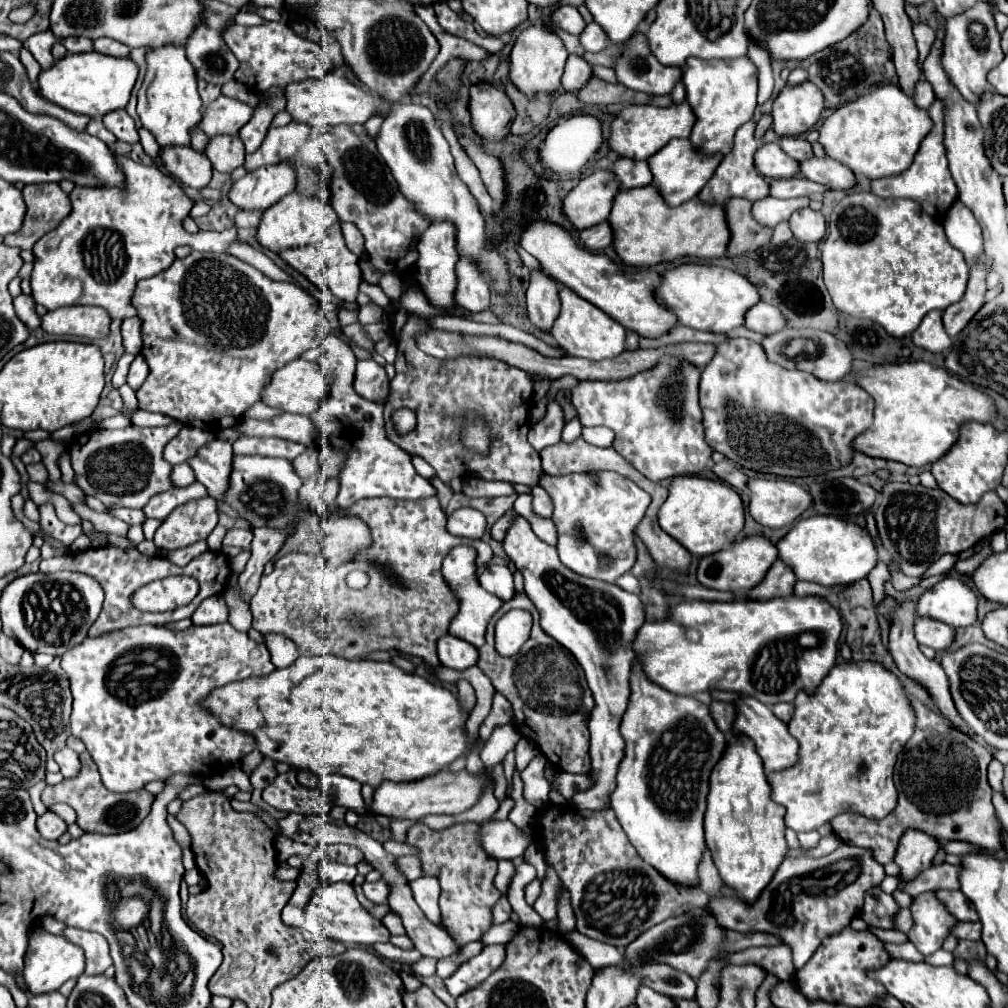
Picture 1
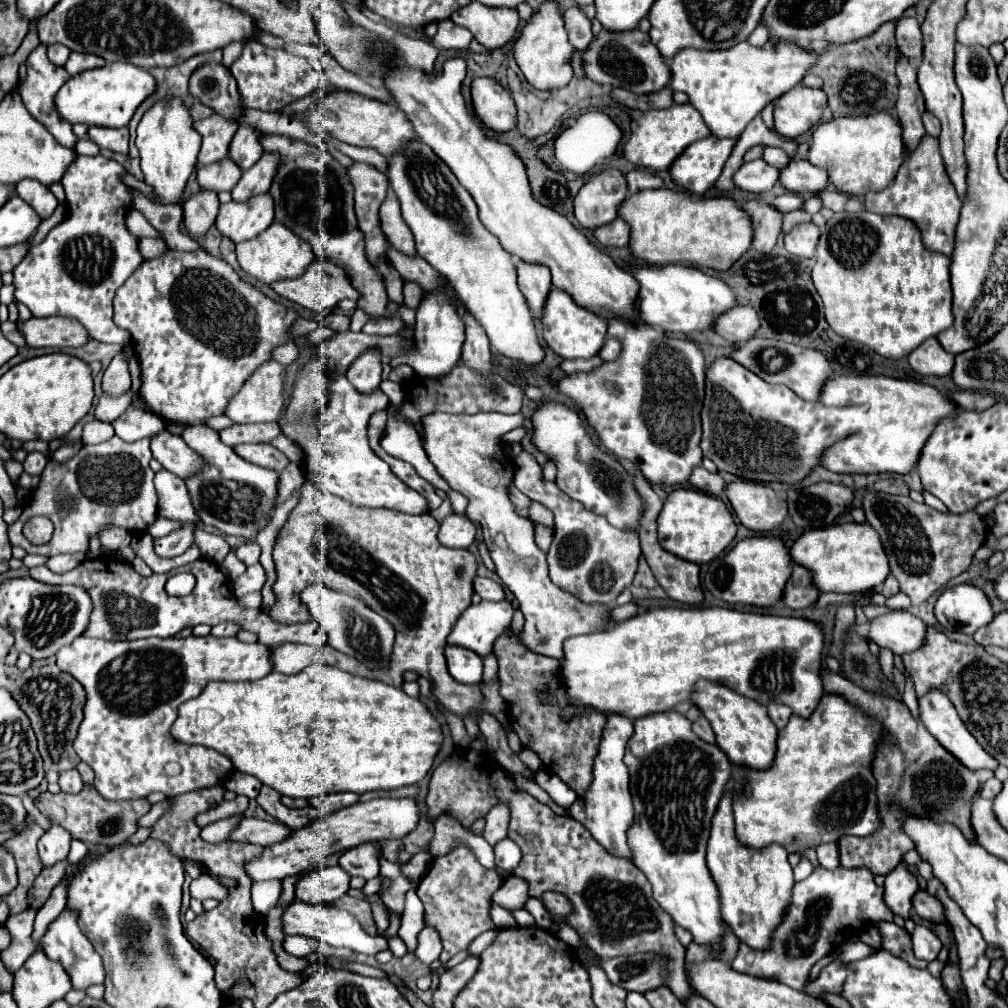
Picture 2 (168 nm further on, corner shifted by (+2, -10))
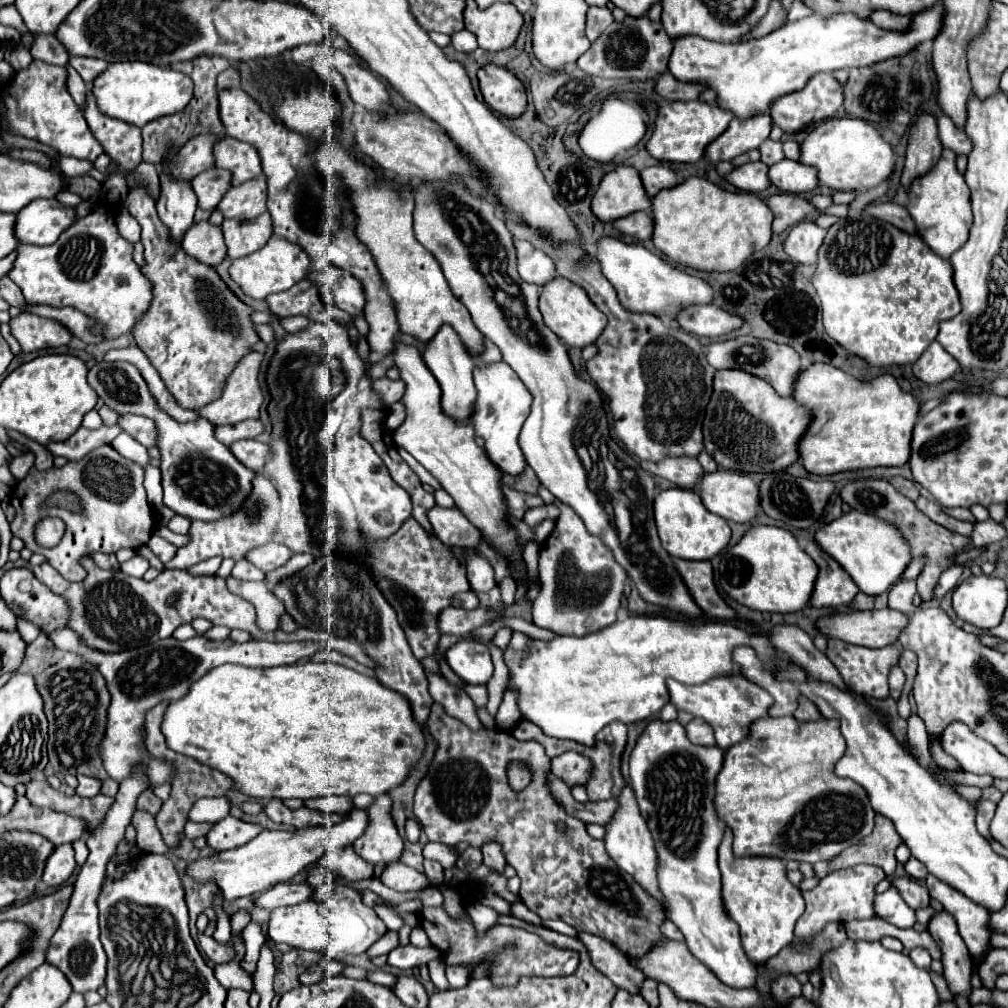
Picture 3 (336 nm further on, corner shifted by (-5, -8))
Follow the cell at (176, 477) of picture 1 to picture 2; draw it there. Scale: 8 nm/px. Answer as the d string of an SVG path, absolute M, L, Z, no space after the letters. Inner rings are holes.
M162 469L154 477L154 485L158 493L158 515L180 523L200 525L200 517L190 503L186 483L180 477Z

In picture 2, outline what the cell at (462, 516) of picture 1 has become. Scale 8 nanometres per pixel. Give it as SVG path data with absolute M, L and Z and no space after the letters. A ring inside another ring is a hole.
M448 515L440 525L438 539L446 547L468 549L476 539L476 525L466 515Z

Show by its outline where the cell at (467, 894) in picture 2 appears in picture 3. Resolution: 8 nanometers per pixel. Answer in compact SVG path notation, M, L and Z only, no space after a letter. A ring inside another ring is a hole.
M443 907L423 909L421 925L423 925L431 945L437 947L439 953L443 955L445 965L475 967L477 963L487 959L487 963L491 963L491 965L487 965L487 975L489 975L489 981L493 981L493 983L505 983L505 986L512 986L519 981L521 975L541 975L541 977L573 975L579 965L579 955L575 951L551 947L539 935L523 931L523 929L491 927L483 939L477 939L467 913L461 921L455 921L445 913Z

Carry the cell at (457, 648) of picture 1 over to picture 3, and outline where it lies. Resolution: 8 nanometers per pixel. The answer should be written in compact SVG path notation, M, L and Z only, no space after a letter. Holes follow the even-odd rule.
M463 639L447 651L447 665L463 683L471 685L485 685L493 675L489 647L471 639Z

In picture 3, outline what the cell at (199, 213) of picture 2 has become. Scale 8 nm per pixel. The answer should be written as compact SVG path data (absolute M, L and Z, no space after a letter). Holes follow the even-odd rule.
M207 221L193 223L191 231L187 231L183 239L183 251L203 265L209 267L221 265L221 261L227 255L221 227L213 227Z

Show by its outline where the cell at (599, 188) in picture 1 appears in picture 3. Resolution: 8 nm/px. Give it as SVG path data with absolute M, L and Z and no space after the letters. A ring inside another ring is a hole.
M617 167L603 177L593 199L593 213L601 221L617 221L635 211L647 211L651 199L645 193L641 177L633 167Z

